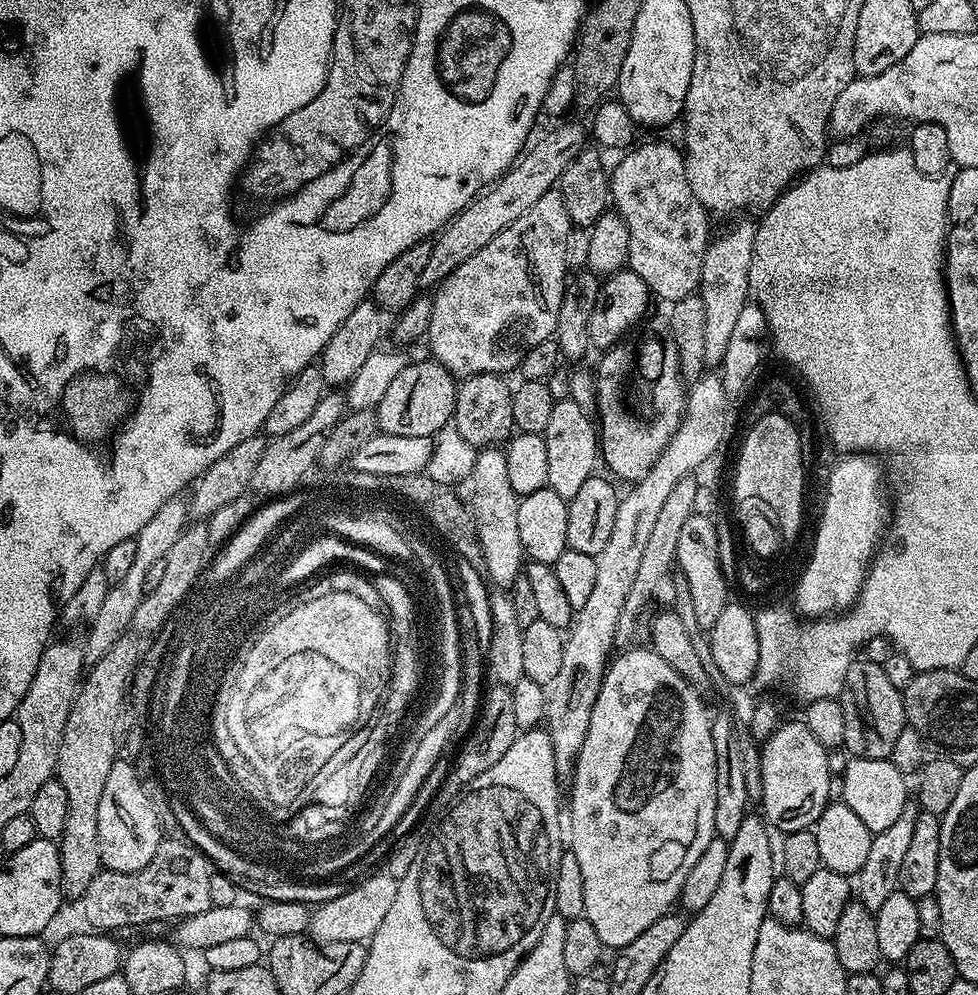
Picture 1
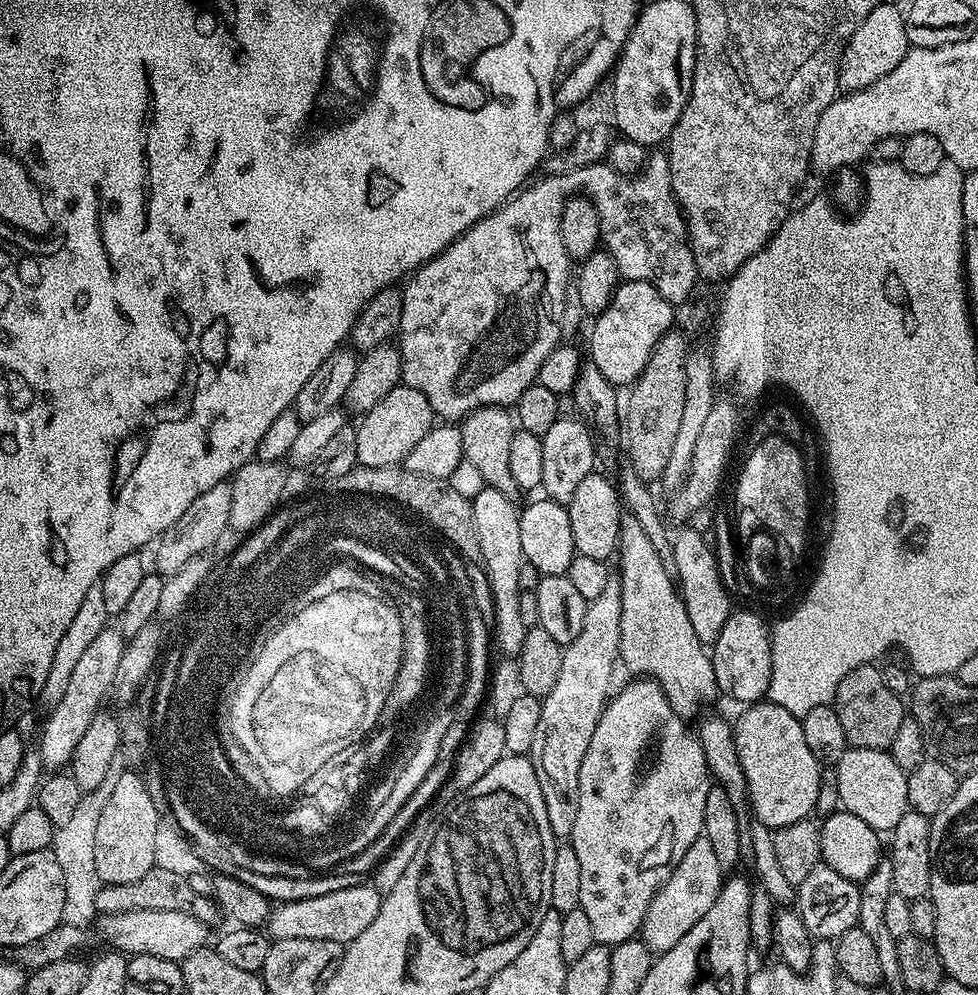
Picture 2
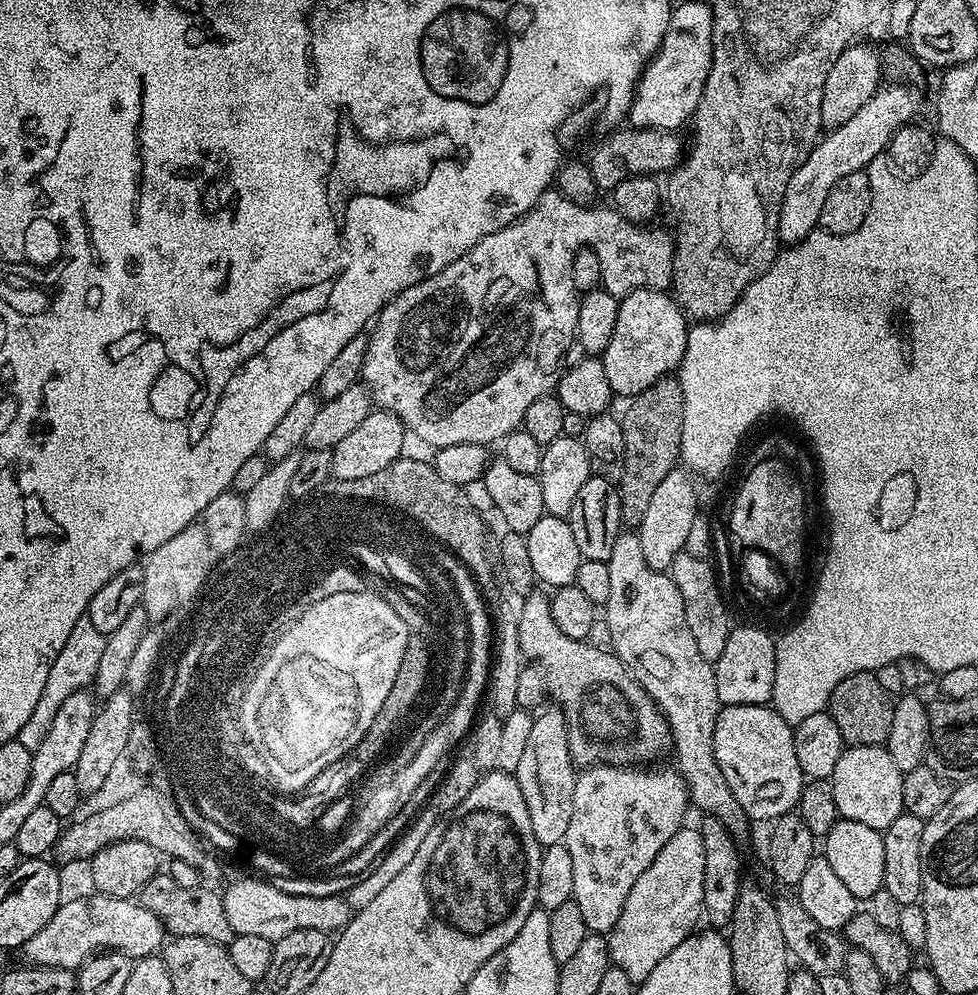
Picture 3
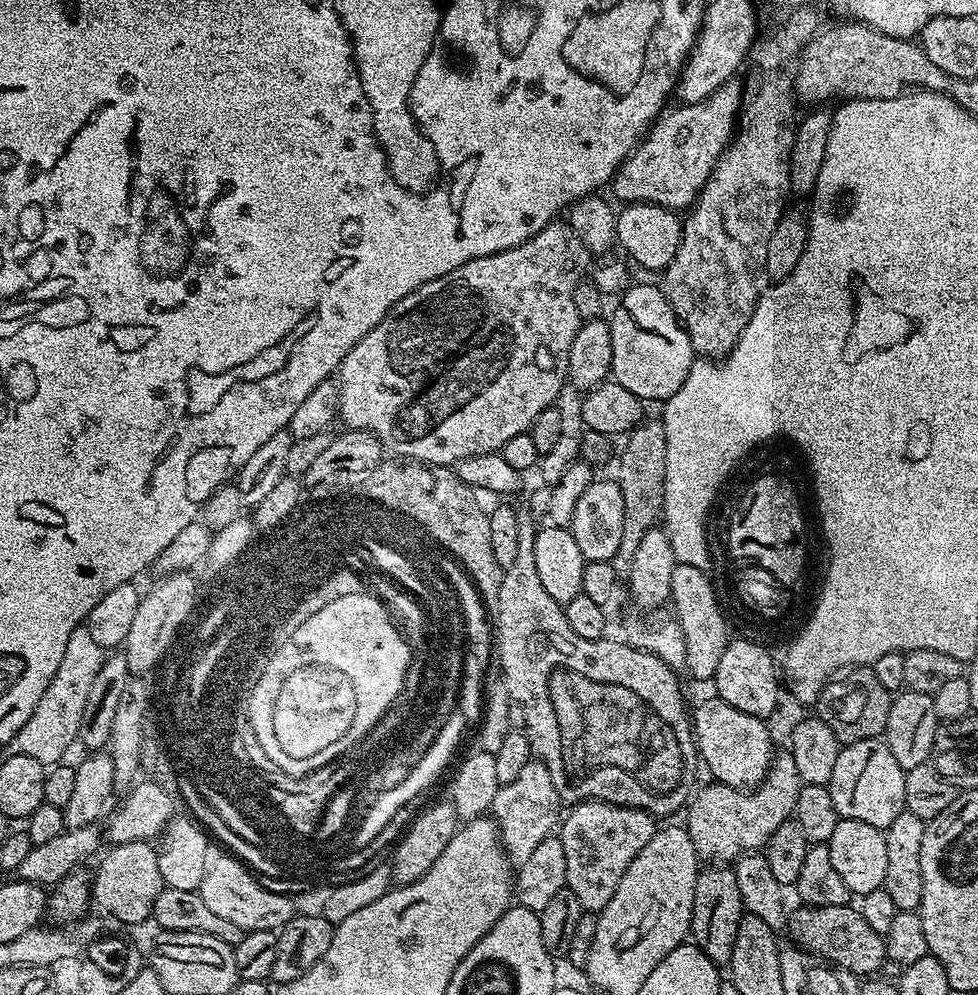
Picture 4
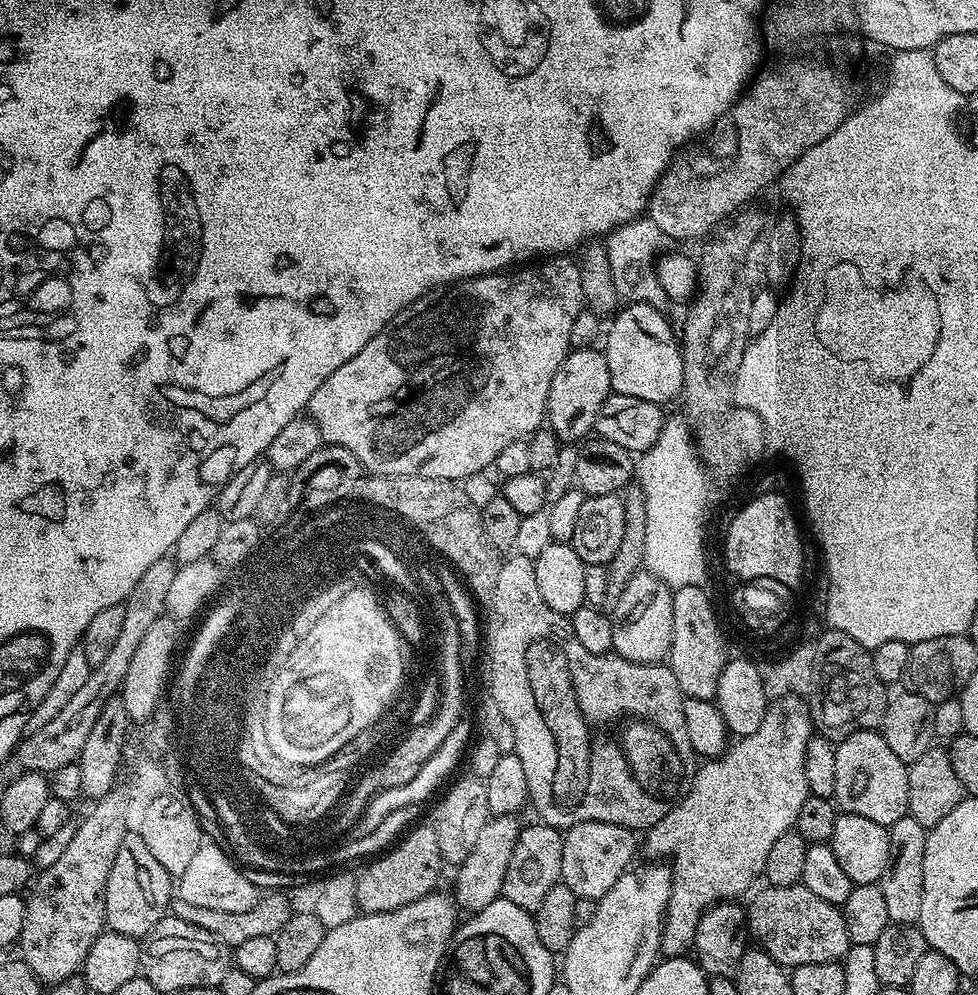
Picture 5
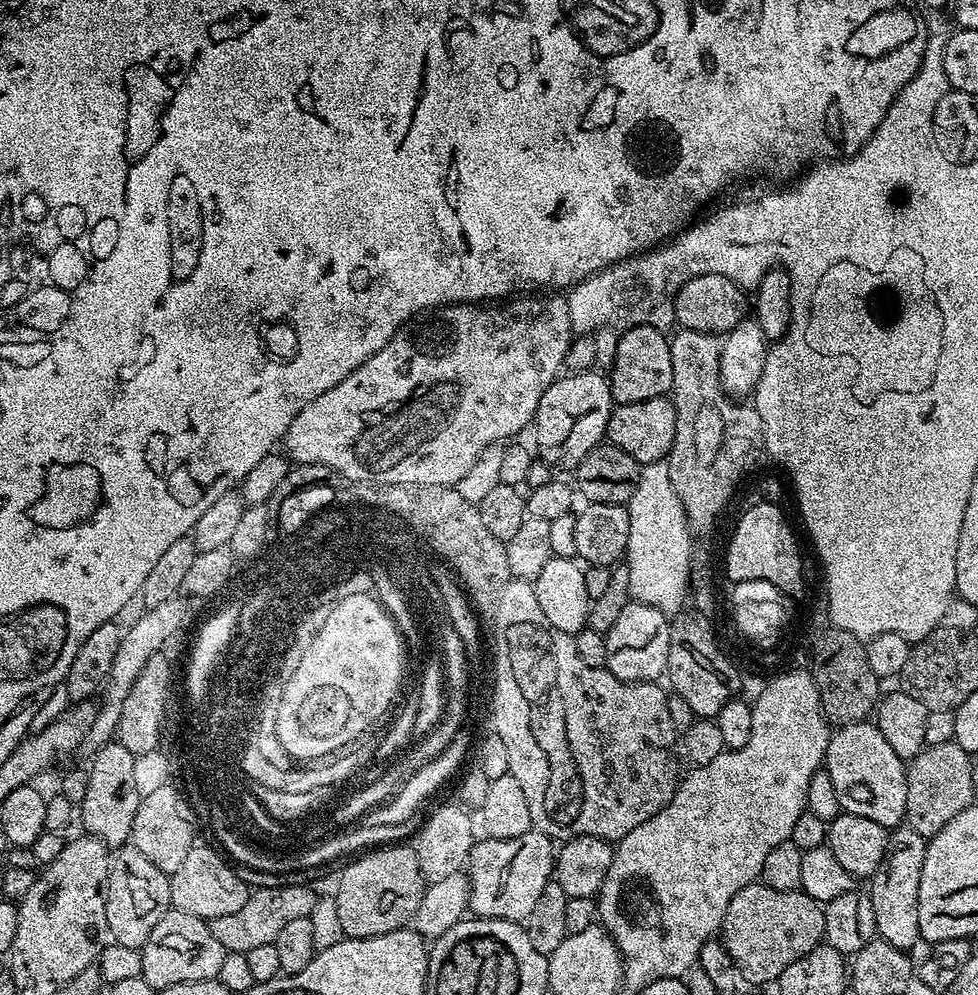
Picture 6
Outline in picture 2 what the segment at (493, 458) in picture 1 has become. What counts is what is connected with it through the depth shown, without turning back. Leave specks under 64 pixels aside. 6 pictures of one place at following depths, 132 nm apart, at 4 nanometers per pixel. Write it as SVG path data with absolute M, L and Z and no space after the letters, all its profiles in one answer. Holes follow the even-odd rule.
M487 486L471 502L474 530L480 551L479 563L484 564L484 572L488 575L488 588L492 591L490 624L494 629L494 644L496 648L500 647L504 654L519 654L524 636L528 633L528 628L522 626L522 617L518 614L518 602L522 591L521 585L519 586L520 571L525 571L526 568L522 554L520 512L512 506L514 502L511 497Z

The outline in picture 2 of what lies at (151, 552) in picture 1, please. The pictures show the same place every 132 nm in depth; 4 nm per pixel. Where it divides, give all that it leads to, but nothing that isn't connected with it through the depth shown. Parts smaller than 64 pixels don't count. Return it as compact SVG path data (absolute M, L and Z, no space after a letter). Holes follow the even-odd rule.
M107 626L83 651L82 658L75 663L71 671L70 682L67 683L66 694L62 700L50 708L48 721L40 732L40 754L41 765L64 764L71 765L72 755L82 742L82 734L90 730L90 722L94 722L96 713L101 711L104 698L113 691L112 683L114 674L118 674L118 662L122 659L122 650L126 643L126 637L121 634L119 627Z

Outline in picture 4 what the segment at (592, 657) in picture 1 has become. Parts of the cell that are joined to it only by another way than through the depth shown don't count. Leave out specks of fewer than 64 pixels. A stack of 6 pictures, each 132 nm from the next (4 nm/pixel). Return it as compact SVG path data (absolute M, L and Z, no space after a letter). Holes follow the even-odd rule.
M535 758L529 760L526 766L522 766L514 782L500 785L498 794L494 794L490 816L500 830L500 843L513 865L524 864L526 858L530 858L530 854L538 850L538 842L553 835L558 824L556 804L560 803L560 796L554 790L554 782L550 782L550 770L546 770L546 766Z

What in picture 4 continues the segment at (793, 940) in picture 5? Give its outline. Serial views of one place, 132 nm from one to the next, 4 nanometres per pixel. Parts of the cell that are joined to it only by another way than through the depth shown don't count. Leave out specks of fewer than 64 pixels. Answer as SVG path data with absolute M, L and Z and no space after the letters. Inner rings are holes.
M851 903L842 906L822 906L809 908L803 906L793 912L787 925L787 931L793 932L795 943L805 953L813 952L821 956L821 961L835 966L840 970L847 970L861 978L871 977L886 964L886 951L884 949L884 936L862 918L859 907Z

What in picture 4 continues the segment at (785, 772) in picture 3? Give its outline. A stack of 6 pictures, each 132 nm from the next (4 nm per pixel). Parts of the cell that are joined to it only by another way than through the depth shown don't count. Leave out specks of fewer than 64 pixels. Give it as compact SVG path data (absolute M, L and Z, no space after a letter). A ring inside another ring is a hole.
M719 698L704 700L691 711L692 735L696 738L699 759L708 767L713 781L731 788L751 790L762 783L772 766L772 736L763 719L754 714L734 710L730 702Z

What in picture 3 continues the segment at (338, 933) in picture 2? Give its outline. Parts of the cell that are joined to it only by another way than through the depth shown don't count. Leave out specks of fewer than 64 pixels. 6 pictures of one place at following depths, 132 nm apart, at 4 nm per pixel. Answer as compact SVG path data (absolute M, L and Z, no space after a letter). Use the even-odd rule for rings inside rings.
M259 879L236 880L228 889L223 889L226 918L237 936L255 934L275 942L286 938L286 934L294 934L294 930L322 930L336 934L348 925L354 915L343 895L303 897L302 894L278 890L267 879Z

